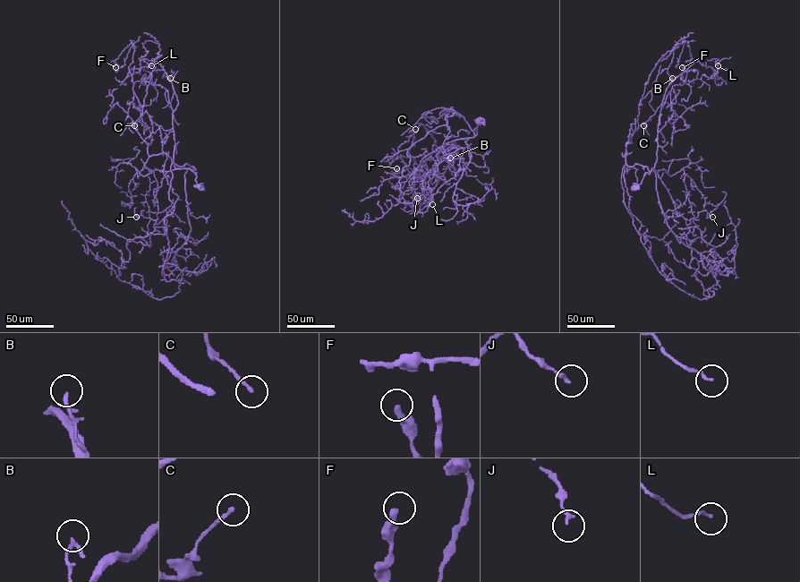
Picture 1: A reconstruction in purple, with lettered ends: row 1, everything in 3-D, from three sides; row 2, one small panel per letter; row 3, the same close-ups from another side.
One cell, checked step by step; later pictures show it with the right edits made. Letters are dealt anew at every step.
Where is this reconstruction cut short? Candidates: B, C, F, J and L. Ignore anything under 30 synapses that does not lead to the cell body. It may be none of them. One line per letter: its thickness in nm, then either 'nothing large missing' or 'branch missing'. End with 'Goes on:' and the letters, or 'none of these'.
B: calibre 130 nm; nothing large missing
C: calibre 170 nm; nothing large missing
F: calibre 320 nm; nothing large missing
J: calibre 150 nm; nothing large missing
L: calibre 110 nm; nothing large missing
Goes on: none of these

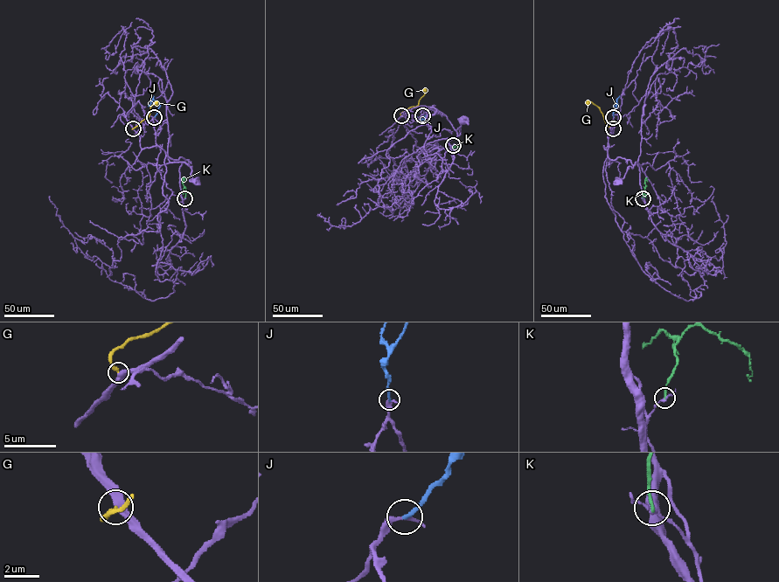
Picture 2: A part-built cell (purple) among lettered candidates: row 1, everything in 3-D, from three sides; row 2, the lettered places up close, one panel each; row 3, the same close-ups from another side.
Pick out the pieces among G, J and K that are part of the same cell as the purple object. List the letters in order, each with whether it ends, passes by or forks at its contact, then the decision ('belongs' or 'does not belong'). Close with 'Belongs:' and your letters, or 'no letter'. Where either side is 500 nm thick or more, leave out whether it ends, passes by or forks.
G: it ends; does not belong
J: it ends; belongs
K: it ends; does not belong
Belongs: J

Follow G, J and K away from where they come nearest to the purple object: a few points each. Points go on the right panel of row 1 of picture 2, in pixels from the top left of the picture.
G: (613, 128), (607, 124), (598, 107), (592, 102), (586, 103)
J: (613, 117), (616, 99), (616, 104), (613, 106)
K: (643, 198), (645, 177), (647, 182)

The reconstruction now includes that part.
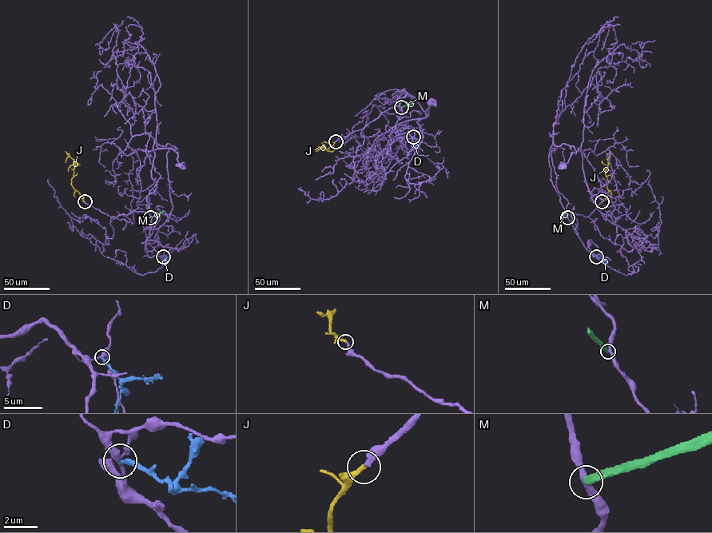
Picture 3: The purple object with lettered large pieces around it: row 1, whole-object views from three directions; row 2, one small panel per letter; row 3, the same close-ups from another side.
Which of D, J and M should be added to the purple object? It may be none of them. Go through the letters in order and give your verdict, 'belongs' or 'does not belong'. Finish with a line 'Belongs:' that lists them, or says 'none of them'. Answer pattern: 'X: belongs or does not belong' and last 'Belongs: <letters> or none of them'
D: does not belong
J: belongs
M: does not belong
Belongs: J

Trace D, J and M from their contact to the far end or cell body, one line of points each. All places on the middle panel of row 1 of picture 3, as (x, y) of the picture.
D: (414, 137), (415, 144), (411, 146)
J: (335, 141), (332, 151), (322, 149), (324, 145), (326, 149), (316, 149)
M: (401, 107), (414, 103)

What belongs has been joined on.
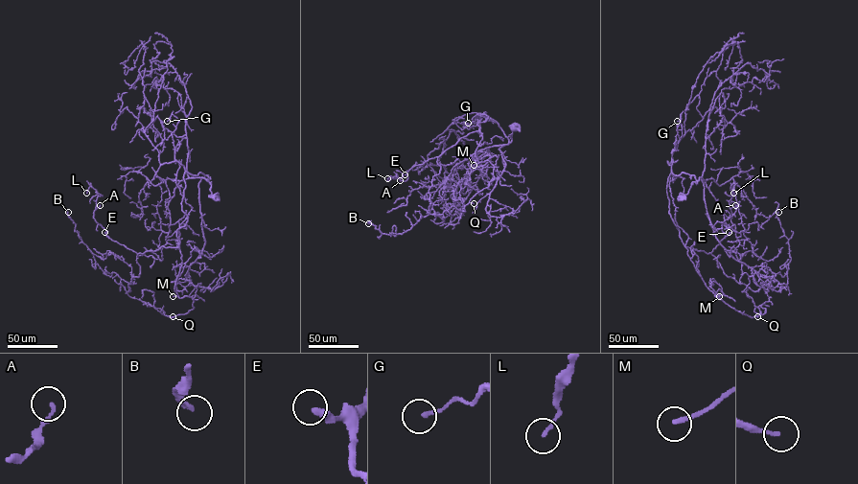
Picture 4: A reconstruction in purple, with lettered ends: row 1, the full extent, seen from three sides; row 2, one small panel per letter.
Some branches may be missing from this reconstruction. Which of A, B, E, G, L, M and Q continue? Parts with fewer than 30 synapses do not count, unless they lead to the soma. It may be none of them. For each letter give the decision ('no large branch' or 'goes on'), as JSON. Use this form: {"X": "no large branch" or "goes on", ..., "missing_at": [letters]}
{"A": "no large branch", "B": "goes on", "E": "no large branch", "G": "no large branch", "L": "no large branch", "M": "goes on", "Q": "goes on", "missing_at": ["B", "M", "Q"]}

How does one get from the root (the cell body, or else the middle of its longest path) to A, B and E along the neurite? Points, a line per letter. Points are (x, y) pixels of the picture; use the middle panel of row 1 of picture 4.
A: (516, 127), (509, 143), (484, 112), (478, 131), (413, 167), (405, 180), (394, 177), (400, 180)
B: (516, 127), (509, 143), (484, 112), (478, 131), (438, 157), (429, 214), (395, 237), (368, 223)
E: (516, 127), (509, 143), (484, 112), (488, 118), (477, 125), (478, 131), (405, 174)

